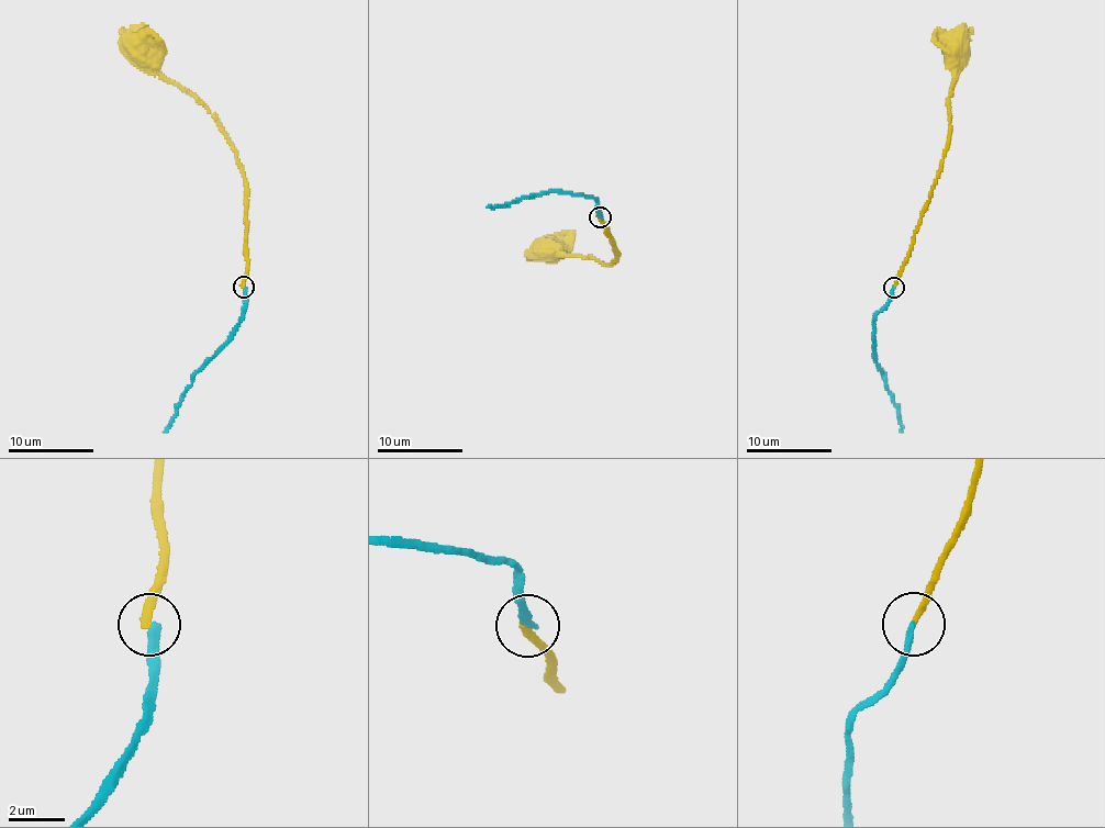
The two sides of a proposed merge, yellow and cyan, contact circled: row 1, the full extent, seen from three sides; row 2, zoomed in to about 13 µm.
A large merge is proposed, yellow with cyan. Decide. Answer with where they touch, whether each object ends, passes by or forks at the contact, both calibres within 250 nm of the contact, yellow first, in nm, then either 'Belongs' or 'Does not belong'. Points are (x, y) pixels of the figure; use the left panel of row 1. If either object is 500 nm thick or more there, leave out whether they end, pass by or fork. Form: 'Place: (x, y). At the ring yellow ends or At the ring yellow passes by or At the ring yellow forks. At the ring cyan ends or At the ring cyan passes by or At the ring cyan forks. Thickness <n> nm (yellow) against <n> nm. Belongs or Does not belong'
Place: (244, 287). At the ring yellow ends. At the ring cyan ends. Thickness 260 nm (yellow) against 240 nm. Does not belong

